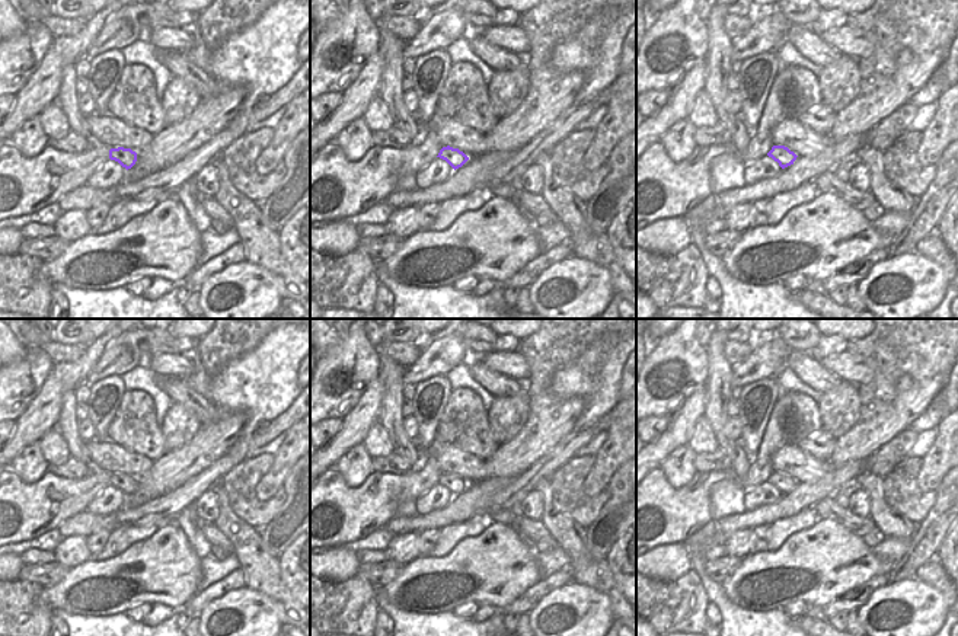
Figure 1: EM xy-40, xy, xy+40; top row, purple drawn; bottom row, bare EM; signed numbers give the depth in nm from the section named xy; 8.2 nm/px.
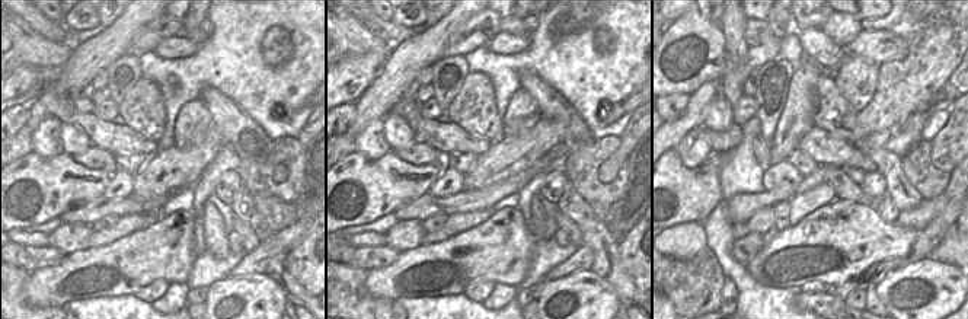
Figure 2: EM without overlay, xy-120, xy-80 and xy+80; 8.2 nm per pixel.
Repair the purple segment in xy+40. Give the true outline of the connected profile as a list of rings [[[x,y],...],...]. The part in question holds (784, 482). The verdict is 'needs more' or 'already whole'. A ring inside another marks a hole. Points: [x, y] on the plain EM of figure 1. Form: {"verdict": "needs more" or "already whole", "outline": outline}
{"verdict": "already whole", "outline": [[[773,472],[772,476],[767,479],[767,482],[772,483],[775,488],[777,488],[782,495],[793,490],[793,488],[798,483],[793,477],[791,477],[785,472]]]}

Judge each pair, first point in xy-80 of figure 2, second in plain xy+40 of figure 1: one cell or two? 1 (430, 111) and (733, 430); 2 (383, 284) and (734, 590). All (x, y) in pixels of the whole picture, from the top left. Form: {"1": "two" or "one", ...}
{"1": "one", "2": "one"}

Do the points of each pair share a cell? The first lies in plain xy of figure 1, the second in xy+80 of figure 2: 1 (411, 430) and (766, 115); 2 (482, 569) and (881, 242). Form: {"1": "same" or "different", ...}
{"1": "different", "2": "same"}

